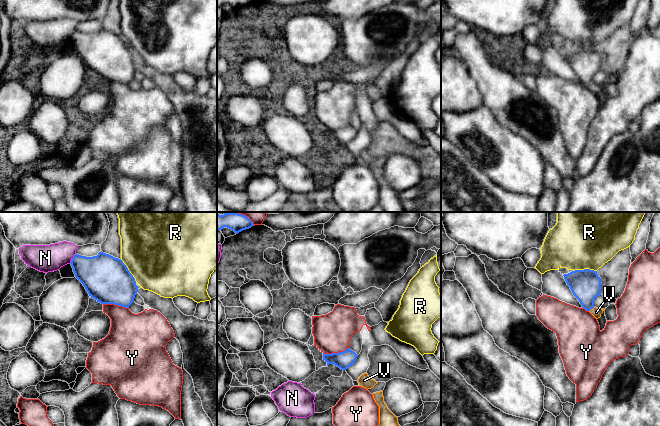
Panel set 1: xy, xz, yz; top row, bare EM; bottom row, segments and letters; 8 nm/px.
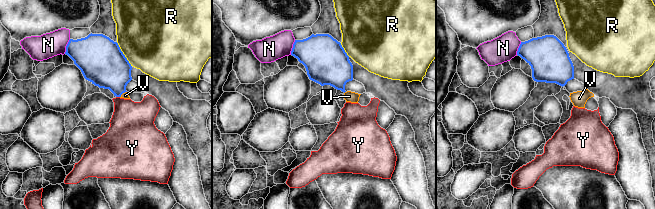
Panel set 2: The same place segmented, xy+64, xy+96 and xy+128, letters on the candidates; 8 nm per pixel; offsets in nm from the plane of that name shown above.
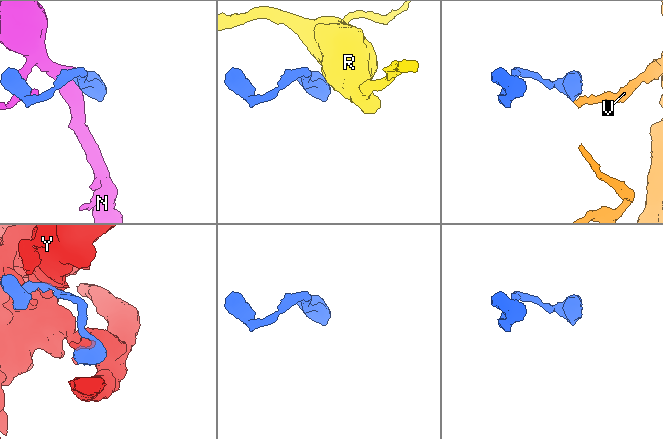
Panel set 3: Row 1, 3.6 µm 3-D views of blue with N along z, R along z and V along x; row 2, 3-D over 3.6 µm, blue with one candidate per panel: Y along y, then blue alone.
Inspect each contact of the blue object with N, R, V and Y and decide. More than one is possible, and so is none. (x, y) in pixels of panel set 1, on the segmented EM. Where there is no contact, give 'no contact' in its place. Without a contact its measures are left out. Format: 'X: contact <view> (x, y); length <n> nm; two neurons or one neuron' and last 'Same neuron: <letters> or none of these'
N: contact xy (72, 258); length 100 nm; two neurons
R: contact xy (128, 270); length 220 nm; two neurons
V: contact yz (591, 308); length 60 nm; one neuron
Y: contact xz (336, 353); length 220 nm; two neurons
Same neuron: V

